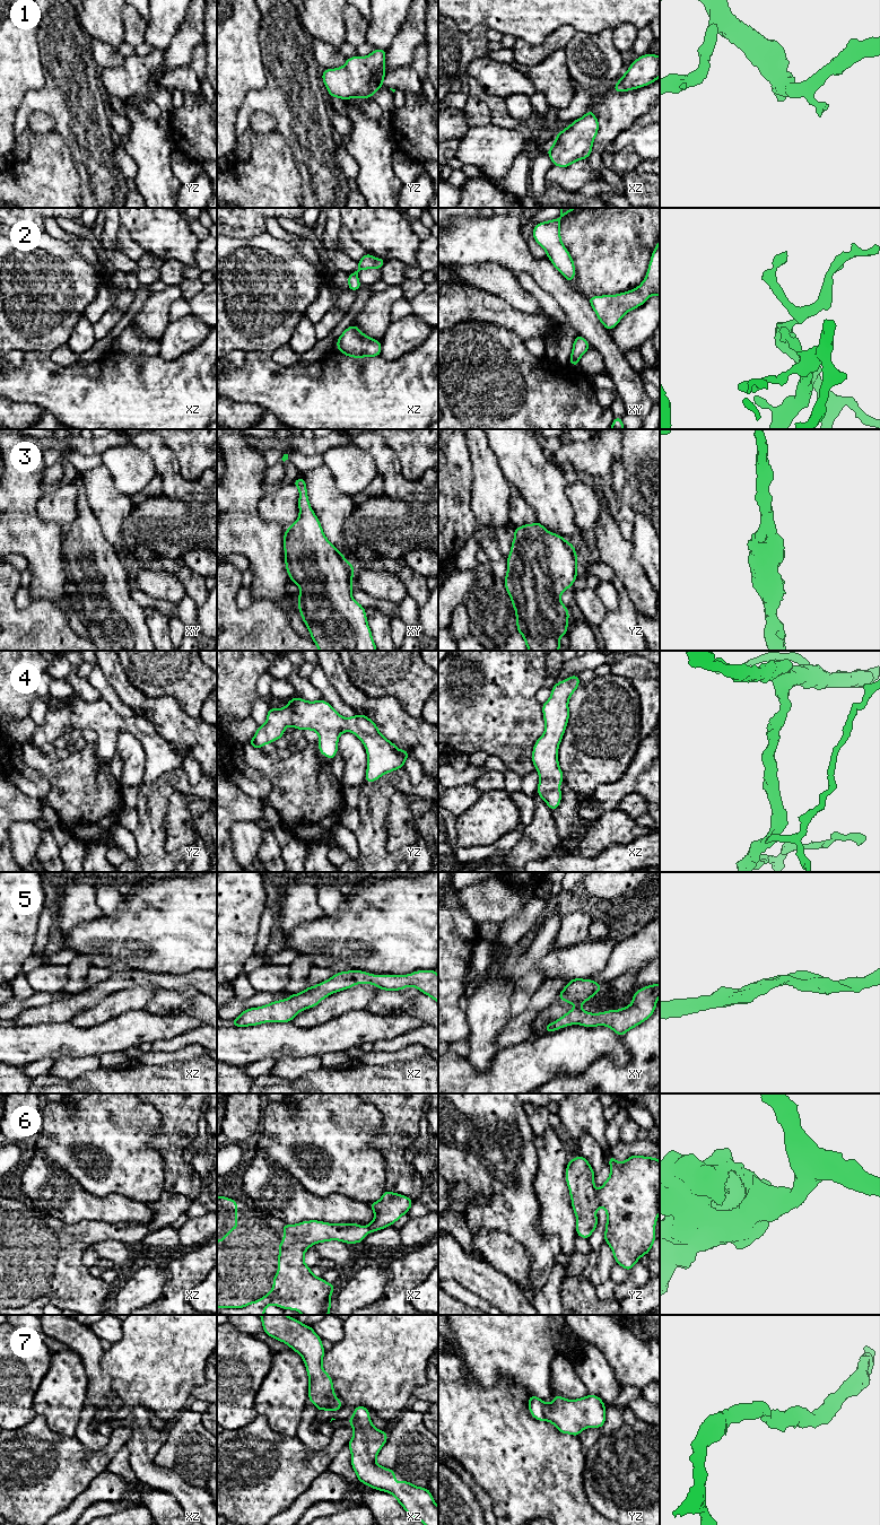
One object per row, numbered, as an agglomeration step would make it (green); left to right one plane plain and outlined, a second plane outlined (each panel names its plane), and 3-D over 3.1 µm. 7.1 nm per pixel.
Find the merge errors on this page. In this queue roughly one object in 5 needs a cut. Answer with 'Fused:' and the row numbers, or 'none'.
Fused: none

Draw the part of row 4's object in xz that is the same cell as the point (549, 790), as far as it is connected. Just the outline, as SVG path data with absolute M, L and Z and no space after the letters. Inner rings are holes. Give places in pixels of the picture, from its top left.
M574 674L551 688L550 698L542 704L544 733L532 750L532 762L541 777L537 793L551 812L561 801L560 783L564 775L558 764L558 747L569 720L568 700L580 683L578 676Z

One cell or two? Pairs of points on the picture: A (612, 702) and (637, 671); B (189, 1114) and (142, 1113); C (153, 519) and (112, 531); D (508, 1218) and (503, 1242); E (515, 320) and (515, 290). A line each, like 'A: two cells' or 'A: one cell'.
A: two cells
B: two cells
C: two cells
D: two cells
E: two cells

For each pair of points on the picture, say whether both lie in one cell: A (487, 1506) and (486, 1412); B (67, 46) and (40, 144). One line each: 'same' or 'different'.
A: different
B: different

